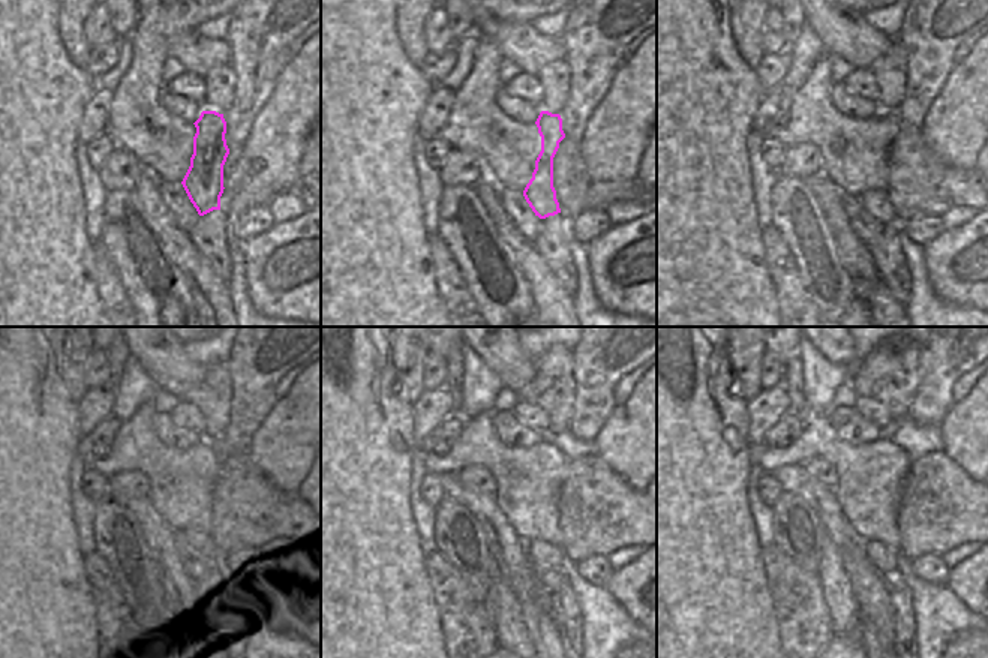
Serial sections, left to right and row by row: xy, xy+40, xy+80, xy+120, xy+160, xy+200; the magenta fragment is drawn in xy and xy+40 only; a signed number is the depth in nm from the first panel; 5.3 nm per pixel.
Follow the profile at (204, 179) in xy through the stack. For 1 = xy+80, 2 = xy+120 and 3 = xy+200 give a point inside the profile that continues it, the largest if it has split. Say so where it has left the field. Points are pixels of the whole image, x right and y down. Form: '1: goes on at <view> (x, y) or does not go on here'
1: goes on at xy+80 (876, 201)
2: goes on at xy+120 (203, 541)
3: goes on at xy+200 (883, 559)

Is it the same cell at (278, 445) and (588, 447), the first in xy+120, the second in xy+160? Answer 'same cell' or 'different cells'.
different cells

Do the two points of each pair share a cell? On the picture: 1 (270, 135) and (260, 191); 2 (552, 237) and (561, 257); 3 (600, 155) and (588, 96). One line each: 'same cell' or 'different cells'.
1: same cell
2: same cell
3: different cells

